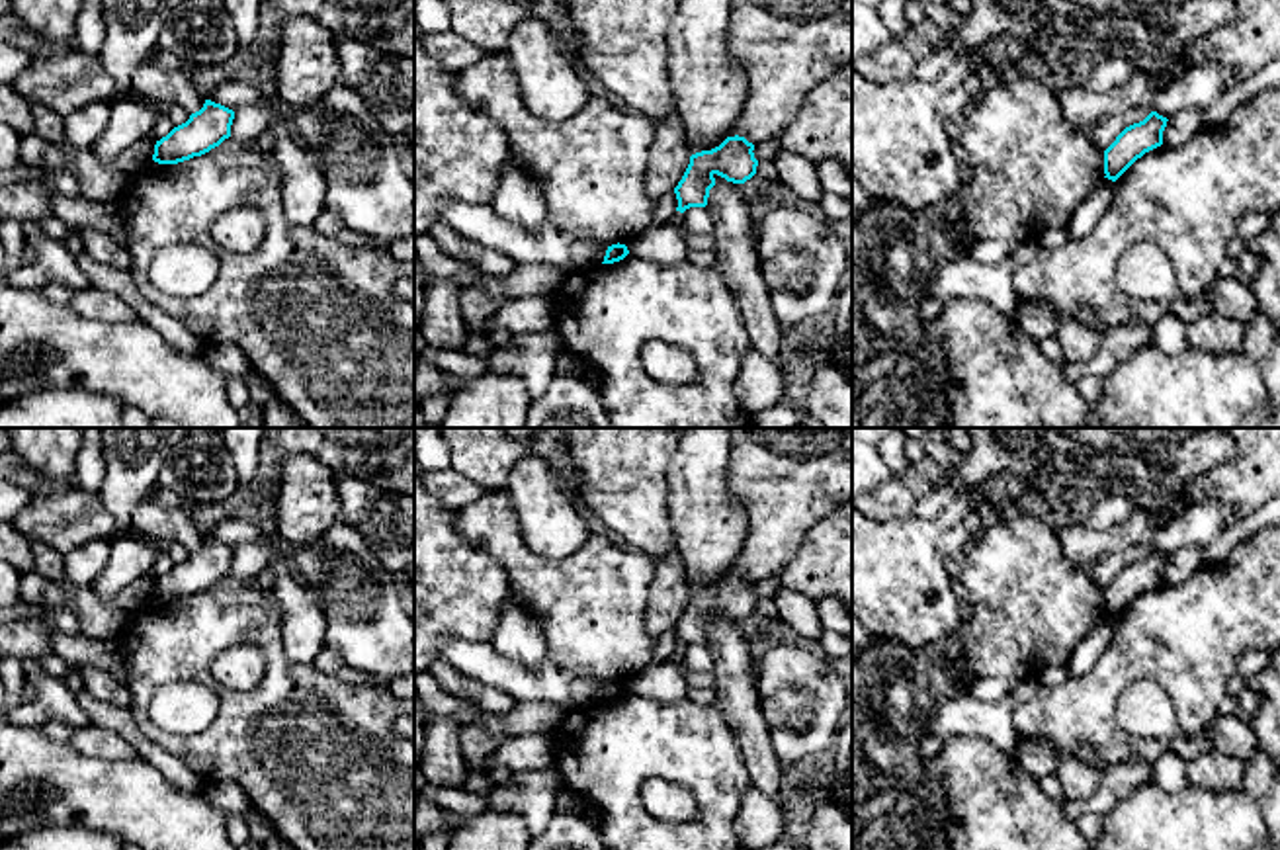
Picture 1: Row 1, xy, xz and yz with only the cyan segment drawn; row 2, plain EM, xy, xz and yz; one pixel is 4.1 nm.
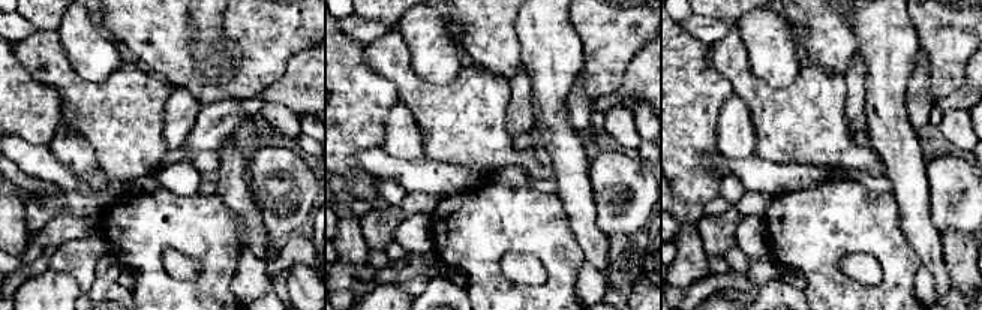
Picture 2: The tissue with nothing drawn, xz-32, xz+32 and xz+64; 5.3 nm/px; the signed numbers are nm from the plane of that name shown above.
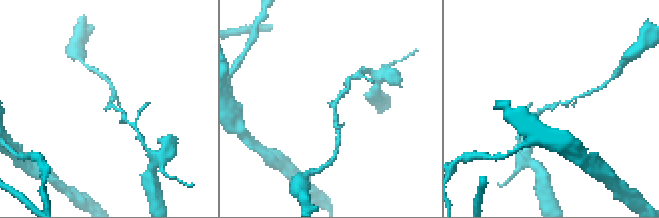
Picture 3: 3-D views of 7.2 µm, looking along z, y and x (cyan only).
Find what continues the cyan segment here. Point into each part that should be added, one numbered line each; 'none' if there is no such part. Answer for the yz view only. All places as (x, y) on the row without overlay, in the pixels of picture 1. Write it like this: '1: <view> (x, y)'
none

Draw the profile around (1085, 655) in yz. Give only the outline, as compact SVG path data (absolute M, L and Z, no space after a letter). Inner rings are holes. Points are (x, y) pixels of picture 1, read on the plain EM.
M1102 616L1098 623L1081 639L1081 643L1073 649L1067 670L1069 676L1083 676L1092 670L1102 653L1112 643L1116 631L1116 619Z

